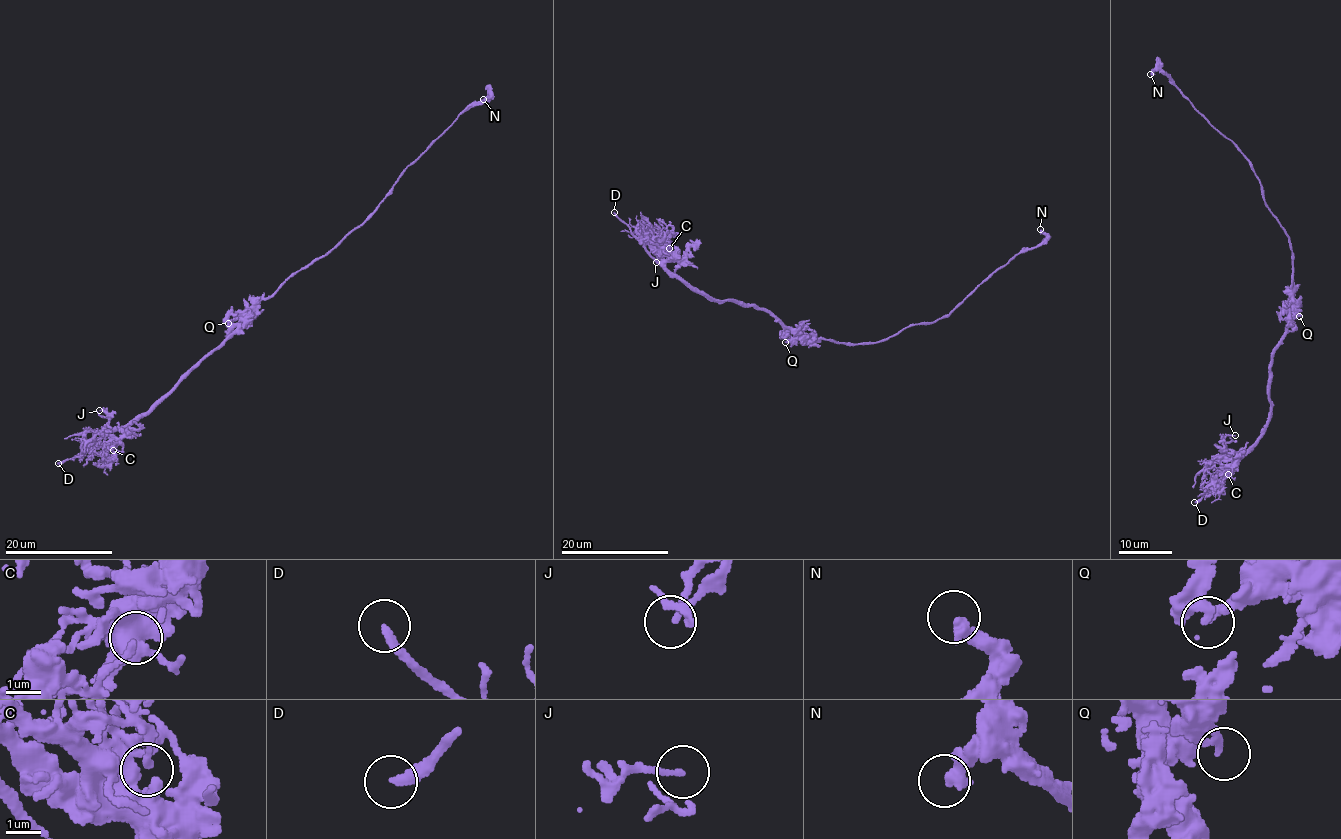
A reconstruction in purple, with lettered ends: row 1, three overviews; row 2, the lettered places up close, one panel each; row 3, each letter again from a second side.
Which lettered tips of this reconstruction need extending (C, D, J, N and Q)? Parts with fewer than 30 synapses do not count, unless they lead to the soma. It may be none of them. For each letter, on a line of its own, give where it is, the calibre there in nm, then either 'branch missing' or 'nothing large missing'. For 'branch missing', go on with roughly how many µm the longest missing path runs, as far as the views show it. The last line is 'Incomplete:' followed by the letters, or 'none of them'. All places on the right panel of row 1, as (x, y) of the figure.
C: (1228, 474) | 150 nm | nothing large missing
D: (1194, 502) | 280 nm | branch missing | 45 µm
J: (1235, 435) | 160 nm | nothing large missing
N: (1150, 74) | 380 nm | nothing large missing
Q: (1299, 316) | 280 nm | nothing large missing
Incomplete: D

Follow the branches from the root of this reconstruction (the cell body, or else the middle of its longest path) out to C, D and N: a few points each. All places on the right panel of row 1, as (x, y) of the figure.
C: (1291, 272), (1291, 322), (1272, 355), (1270, 420), (1243, 456), (1216, 477), (1221, 481), (1228, 474)
D: (1291, 272), (1291, 322), (1272, 355), (1270, 420), (1227, 476), (1194, 502)
N: (1291, 272), (1290, 240), (1266, 204), (1254, 168), (1170, 78), (1158, 69), (1150, 74)

